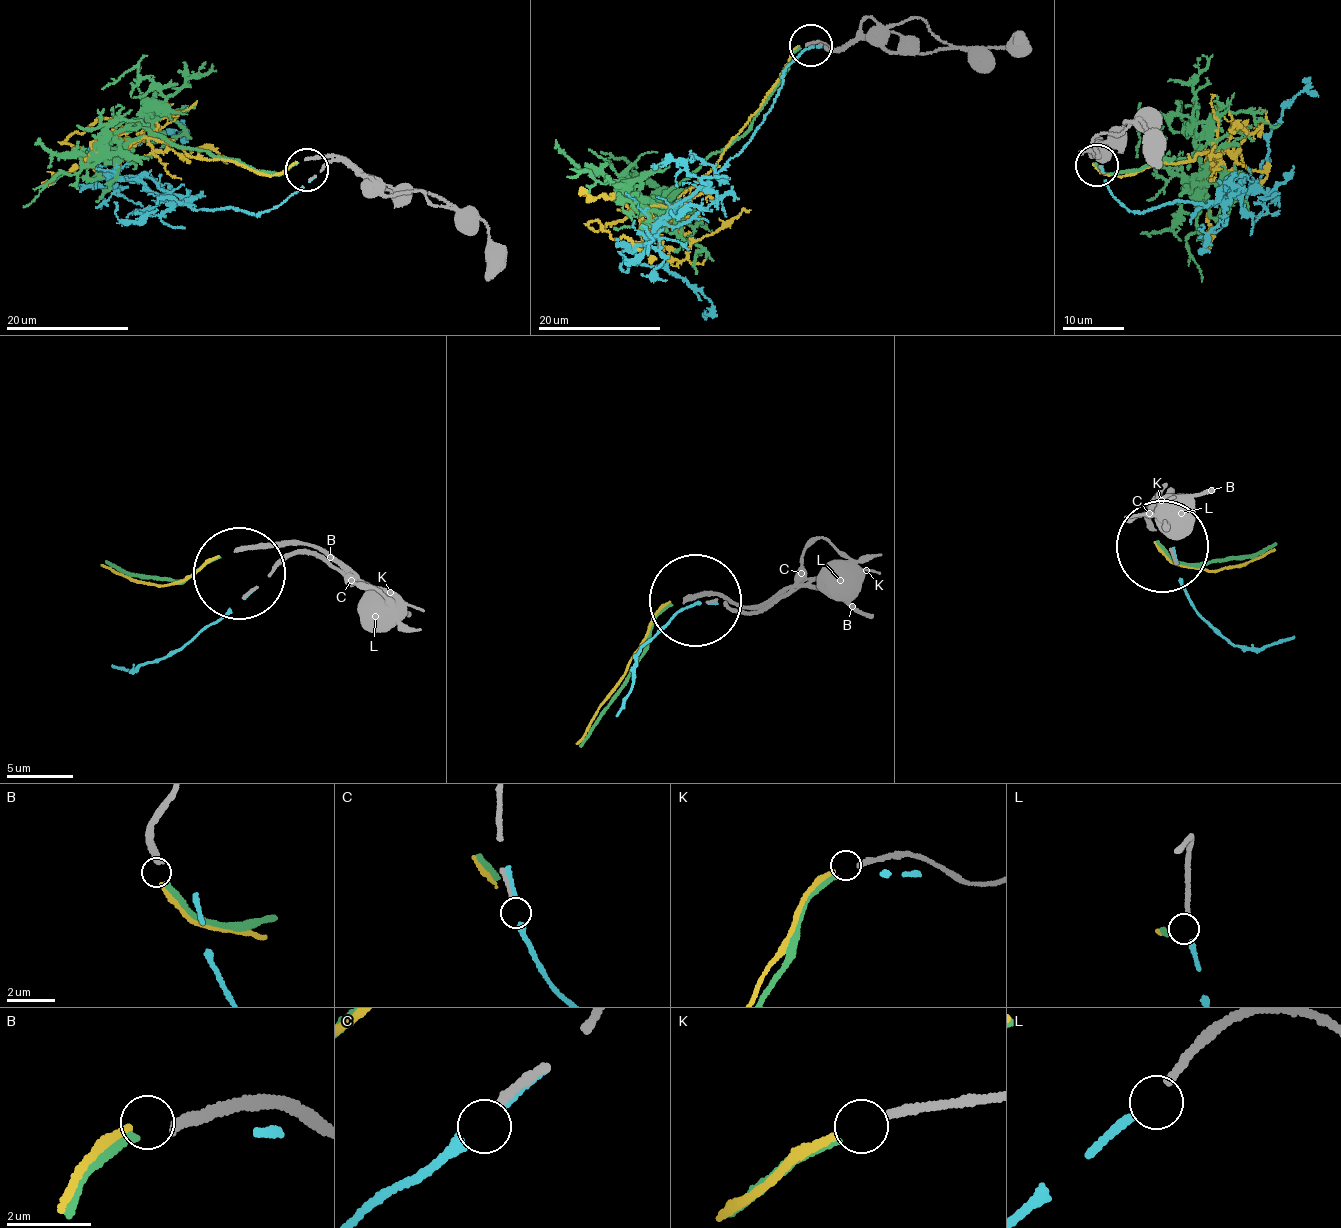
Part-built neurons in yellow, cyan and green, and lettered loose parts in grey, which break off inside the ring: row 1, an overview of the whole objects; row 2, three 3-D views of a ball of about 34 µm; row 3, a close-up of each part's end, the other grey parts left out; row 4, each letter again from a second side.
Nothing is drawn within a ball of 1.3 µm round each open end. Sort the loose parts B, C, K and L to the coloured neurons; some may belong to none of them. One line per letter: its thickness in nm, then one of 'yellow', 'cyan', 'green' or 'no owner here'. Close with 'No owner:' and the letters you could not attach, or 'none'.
B: 240 nm thick; green
C: 200 nm thick; no owner here
K: 200 nm thick; yellow
L: 180 nm thick; cyan
No owner: C

